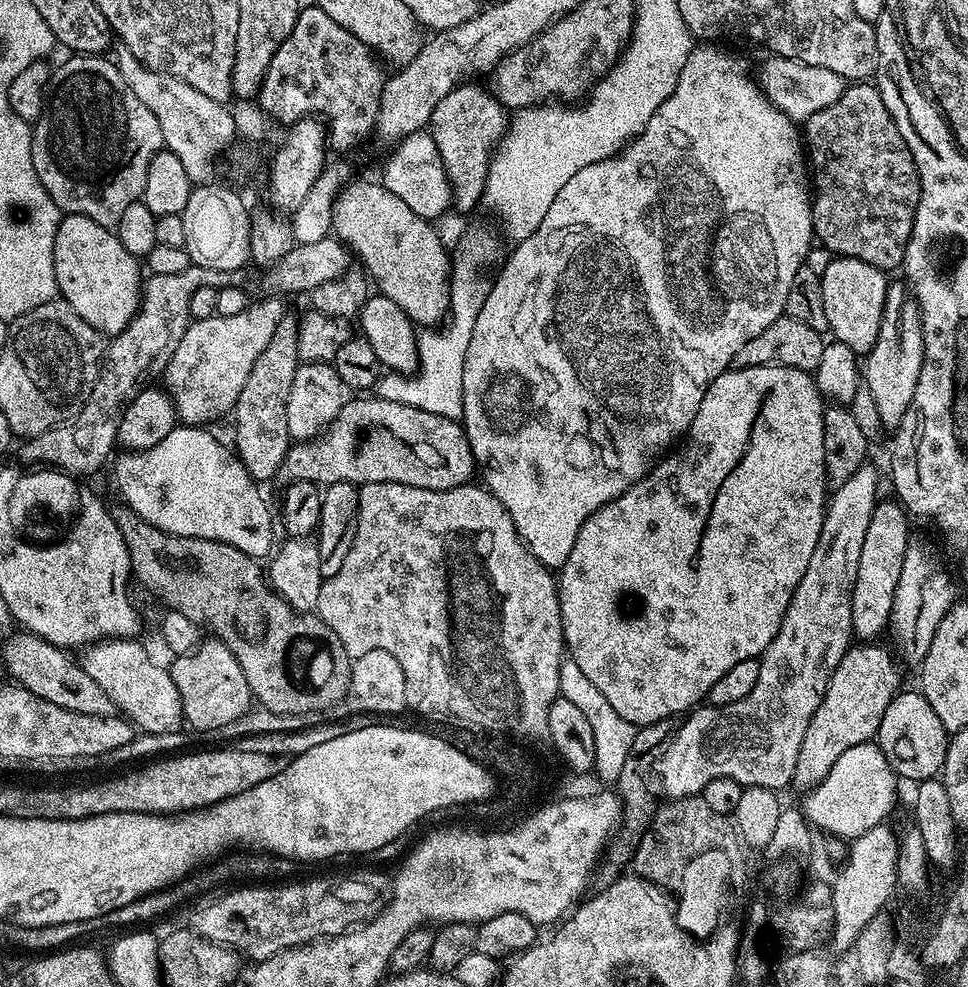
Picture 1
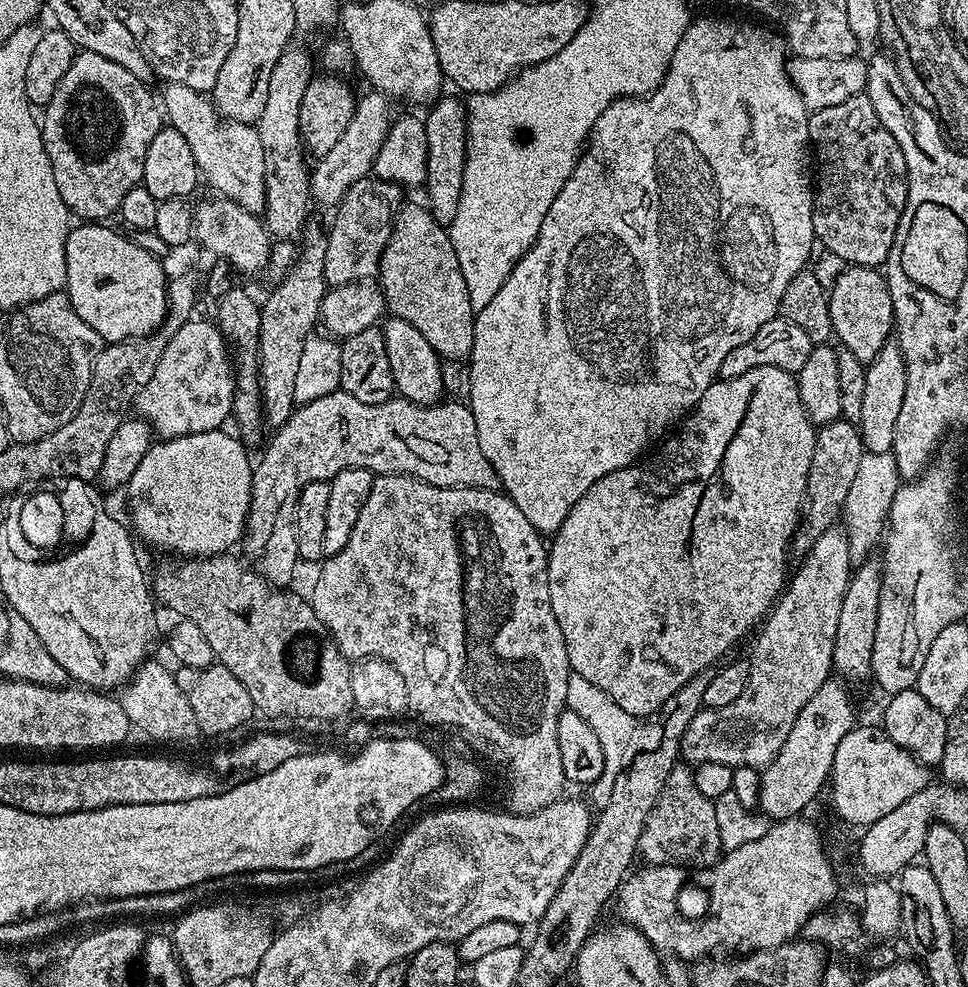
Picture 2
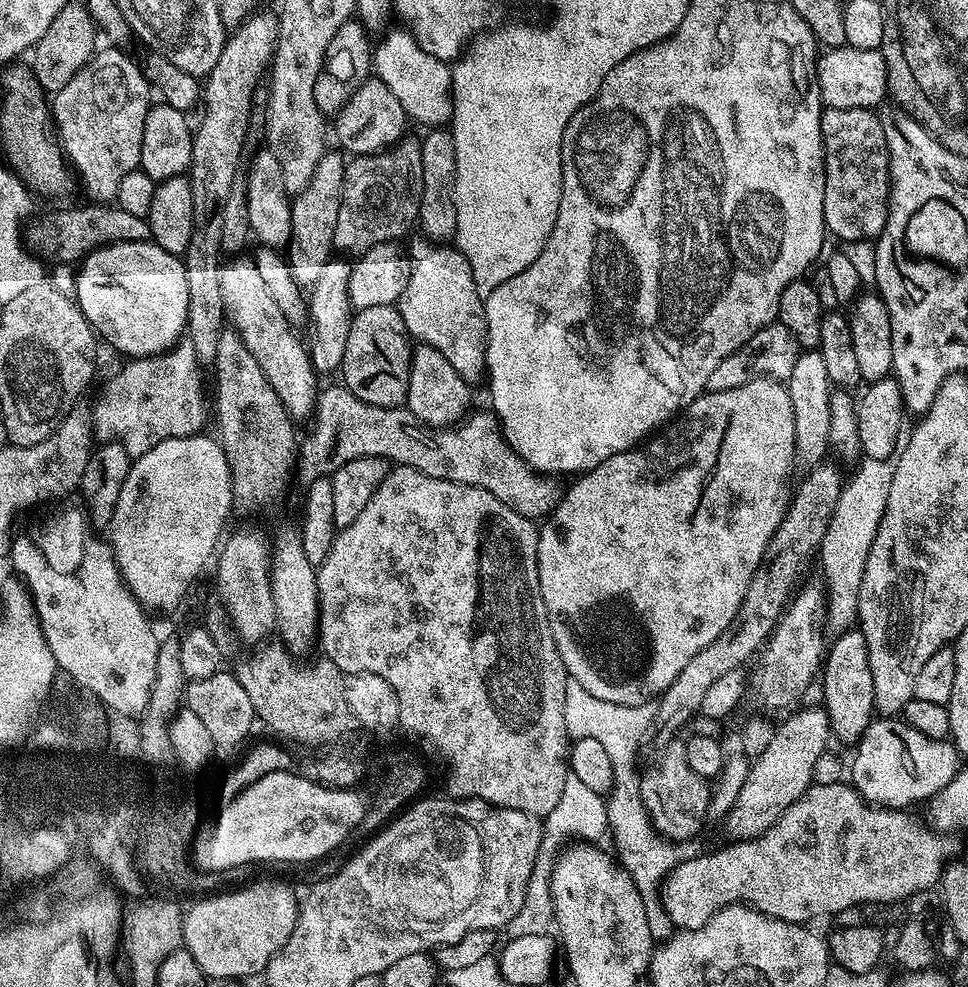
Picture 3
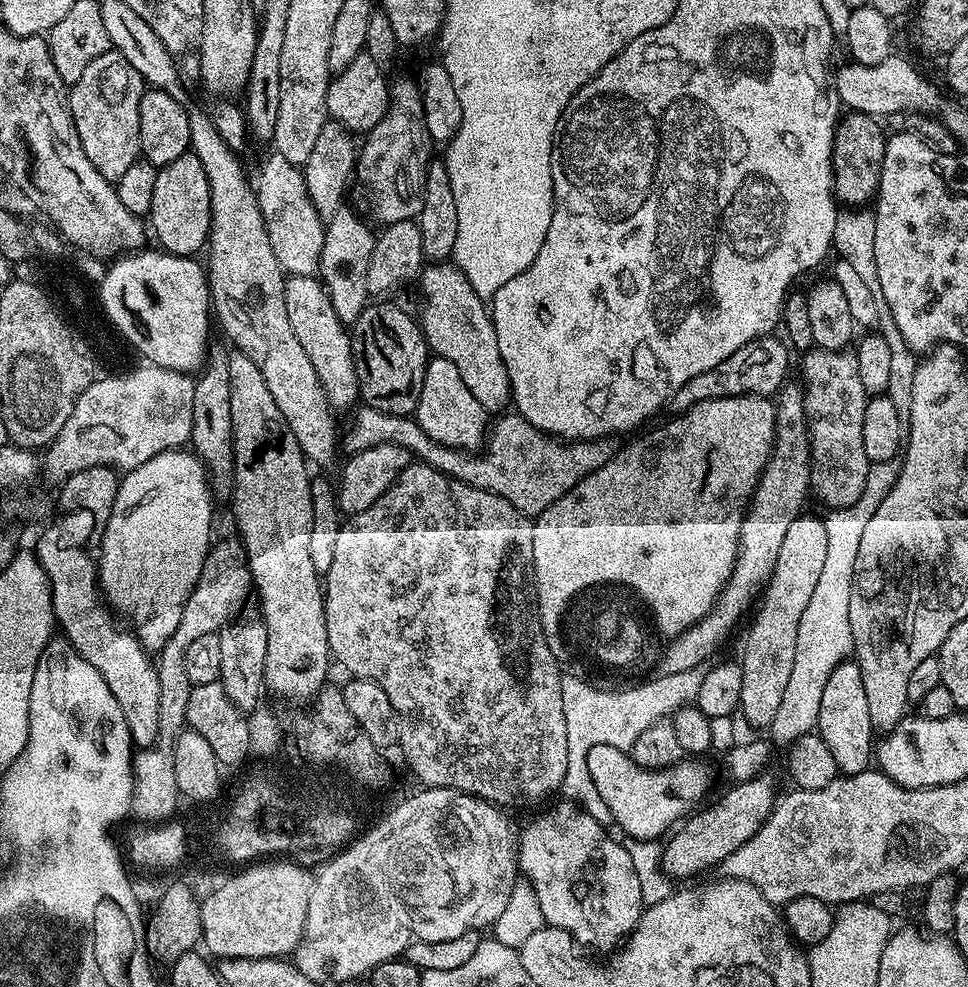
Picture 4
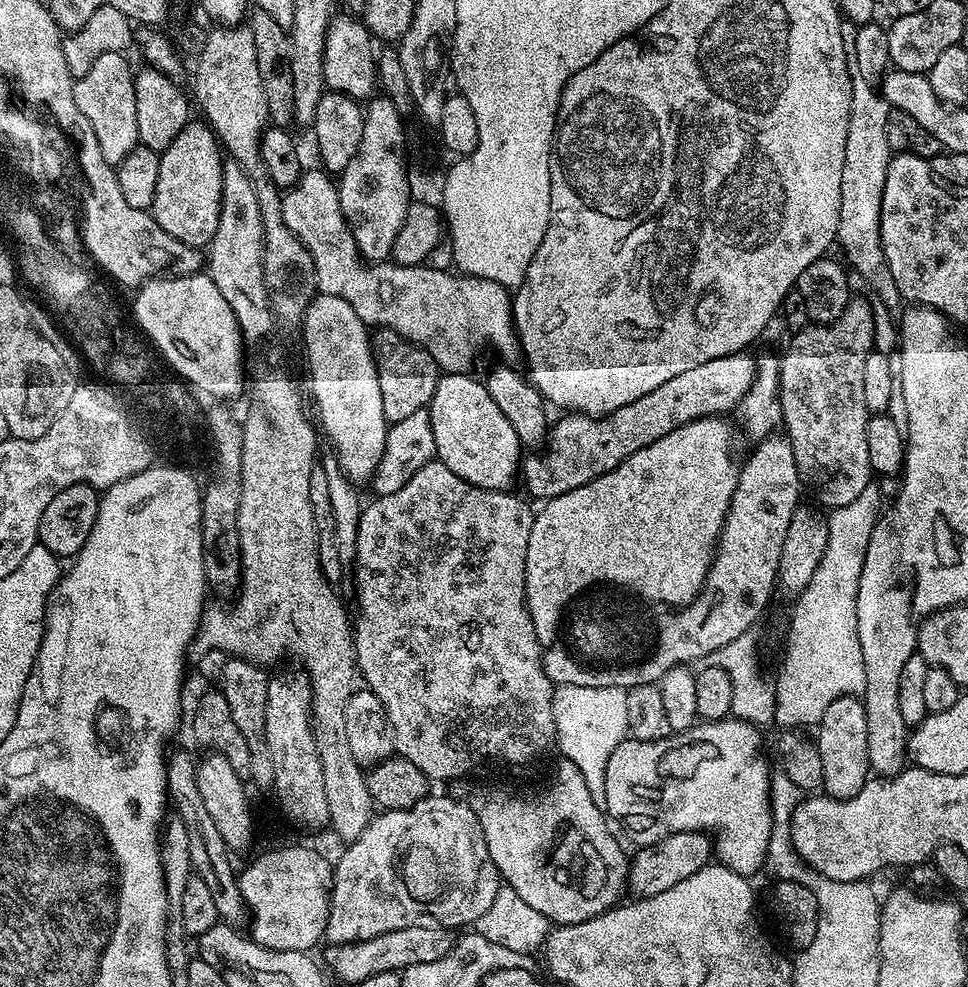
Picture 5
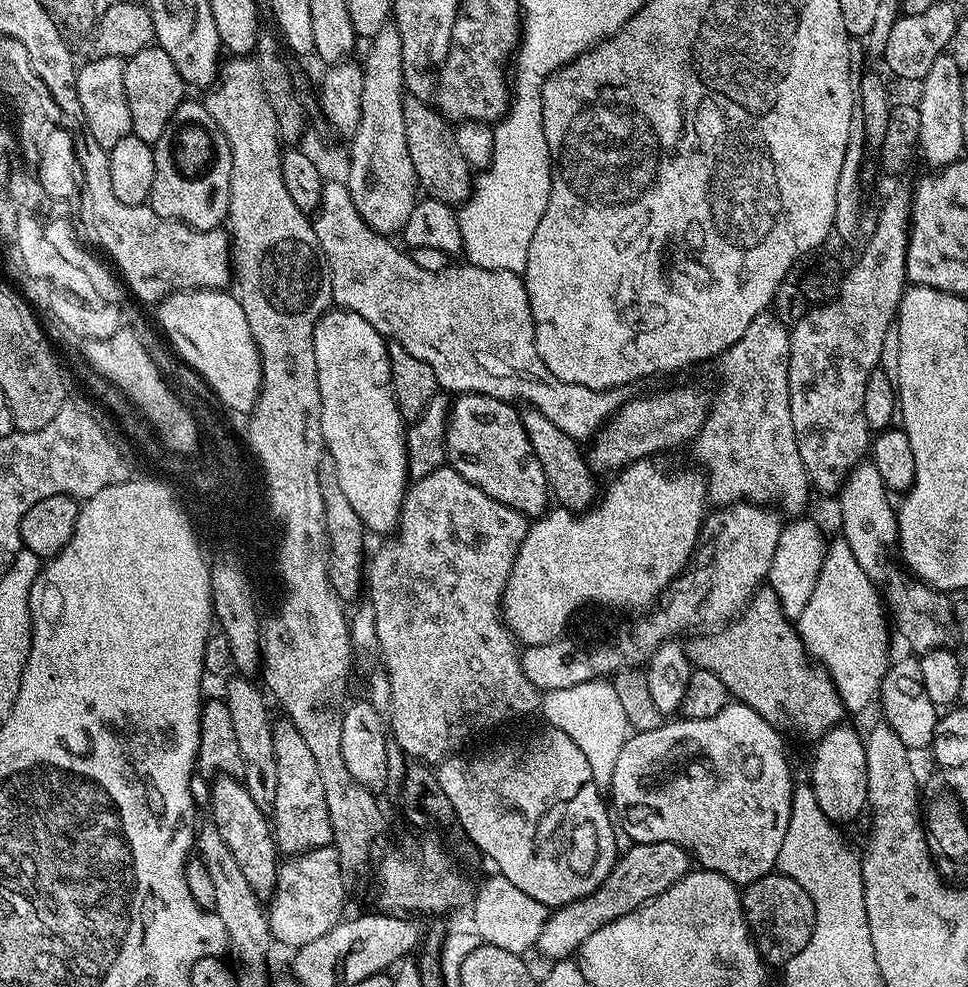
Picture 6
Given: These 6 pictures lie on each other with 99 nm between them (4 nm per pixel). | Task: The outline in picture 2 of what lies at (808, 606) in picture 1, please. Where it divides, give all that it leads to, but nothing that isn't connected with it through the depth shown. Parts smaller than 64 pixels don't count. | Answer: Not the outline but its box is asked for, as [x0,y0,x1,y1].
[680,527,854,768]

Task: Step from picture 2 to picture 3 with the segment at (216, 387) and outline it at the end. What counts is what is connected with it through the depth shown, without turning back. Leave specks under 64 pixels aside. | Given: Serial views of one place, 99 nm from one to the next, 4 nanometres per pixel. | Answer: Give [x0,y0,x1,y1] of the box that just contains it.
[90,342,210,458]

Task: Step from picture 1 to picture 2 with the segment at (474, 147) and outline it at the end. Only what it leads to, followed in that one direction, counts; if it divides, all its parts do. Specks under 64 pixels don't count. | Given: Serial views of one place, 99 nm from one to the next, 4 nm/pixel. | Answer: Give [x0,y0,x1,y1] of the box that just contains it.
[423,94,468,226]

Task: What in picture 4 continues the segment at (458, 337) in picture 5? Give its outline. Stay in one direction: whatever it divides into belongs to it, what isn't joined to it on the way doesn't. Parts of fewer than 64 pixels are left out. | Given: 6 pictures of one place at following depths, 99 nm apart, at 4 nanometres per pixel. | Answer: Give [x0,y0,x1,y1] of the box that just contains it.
[255,154,326,276]

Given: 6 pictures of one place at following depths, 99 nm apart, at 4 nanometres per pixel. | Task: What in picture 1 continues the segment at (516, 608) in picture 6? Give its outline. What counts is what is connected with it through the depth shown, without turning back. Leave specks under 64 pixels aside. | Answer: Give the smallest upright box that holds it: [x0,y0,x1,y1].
[558,364,830,726]

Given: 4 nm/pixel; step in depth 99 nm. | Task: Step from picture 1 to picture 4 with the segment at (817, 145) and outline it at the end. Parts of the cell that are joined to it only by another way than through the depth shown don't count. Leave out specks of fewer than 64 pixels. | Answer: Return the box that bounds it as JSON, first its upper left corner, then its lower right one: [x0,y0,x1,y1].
[832,111,886,210]

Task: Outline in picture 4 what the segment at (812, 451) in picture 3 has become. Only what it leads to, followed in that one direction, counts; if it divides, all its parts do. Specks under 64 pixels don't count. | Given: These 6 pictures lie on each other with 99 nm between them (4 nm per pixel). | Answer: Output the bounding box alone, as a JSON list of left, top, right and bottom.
[663,383,810,674]

